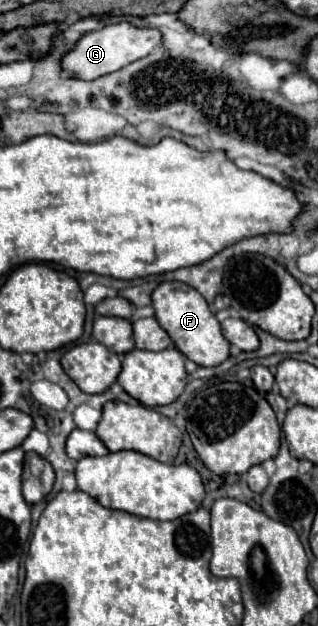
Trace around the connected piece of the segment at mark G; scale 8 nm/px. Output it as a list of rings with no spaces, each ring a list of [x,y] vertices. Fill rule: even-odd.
[[[117,23],[117,25],[105,25],[103,29],[95,33],[85,33],[77,43],[75,49],[65,53],[61,57],[61,69],[73,75],[75,79],[97,79],[101,75],[113,73],[153,51],[161,43],[161,33],[157,29],[139,29],[133,27],[131,23]]]

